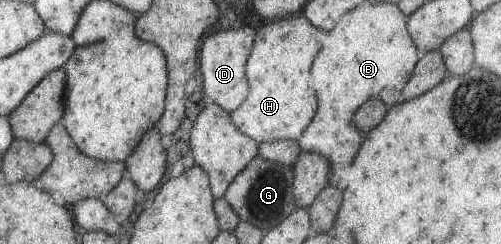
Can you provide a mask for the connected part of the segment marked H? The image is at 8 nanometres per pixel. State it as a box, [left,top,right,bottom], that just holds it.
[229,16,326,143]

